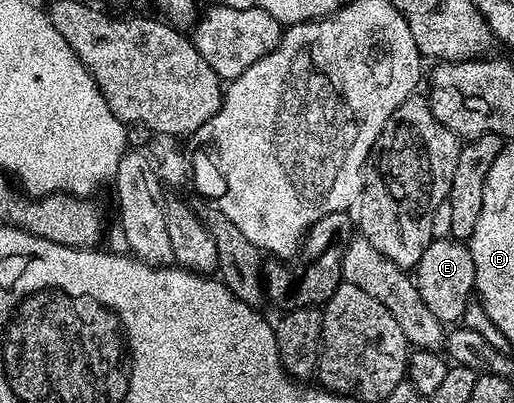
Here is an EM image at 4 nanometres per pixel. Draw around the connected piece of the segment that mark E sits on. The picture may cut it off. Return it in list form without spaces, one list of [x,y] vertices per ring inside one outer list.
[[[448,237],[436,239],[427,245],[423,257],[419,257],[415,268],[415,282],[423,305],[435,315],[443,325],[453,325],[461,321],[470,300],[474,298],[475,261],[471,261],[468,246],[462,240]]]

